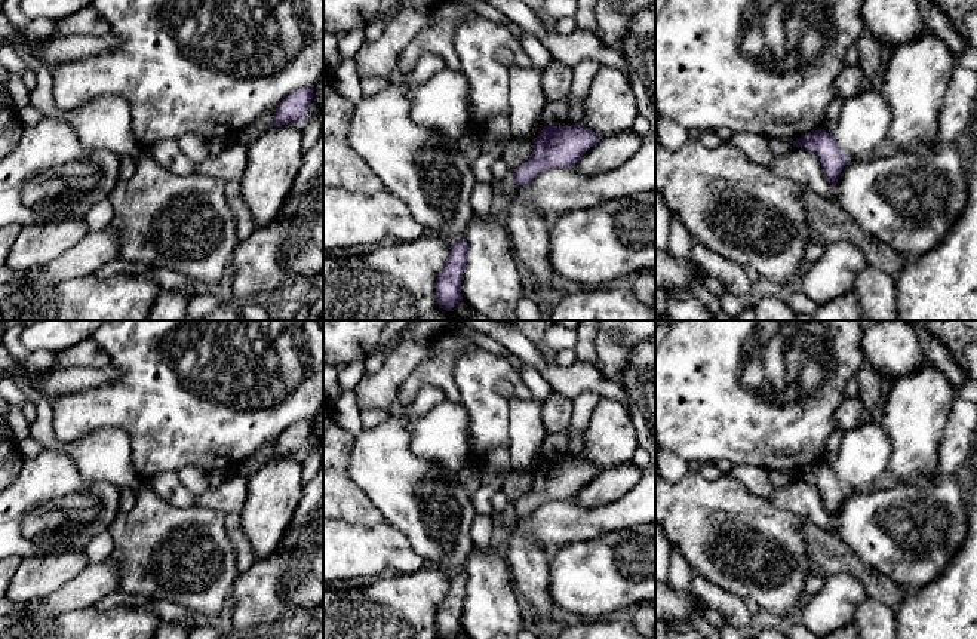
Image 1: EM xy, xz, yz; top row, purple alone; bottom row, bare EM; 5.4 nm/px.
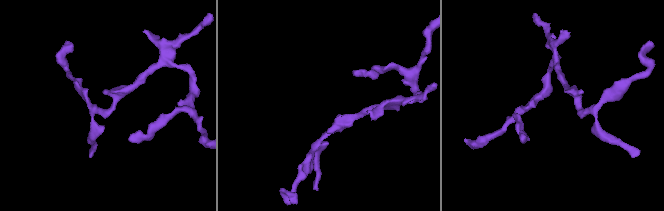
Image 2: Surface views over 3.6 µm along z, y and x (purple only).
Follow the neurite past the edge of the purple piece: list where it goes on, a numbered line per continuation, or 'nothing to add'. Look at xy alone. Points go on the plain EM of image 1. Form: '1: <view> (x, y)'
nothing to add

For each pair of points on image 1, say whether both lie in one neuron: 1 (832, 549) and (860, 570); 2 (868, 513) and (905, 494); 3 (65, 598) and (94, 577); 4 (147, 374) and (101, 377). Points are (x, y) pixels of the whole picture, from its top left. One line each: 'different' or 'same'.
1: same
2: same
3: same
4: different

